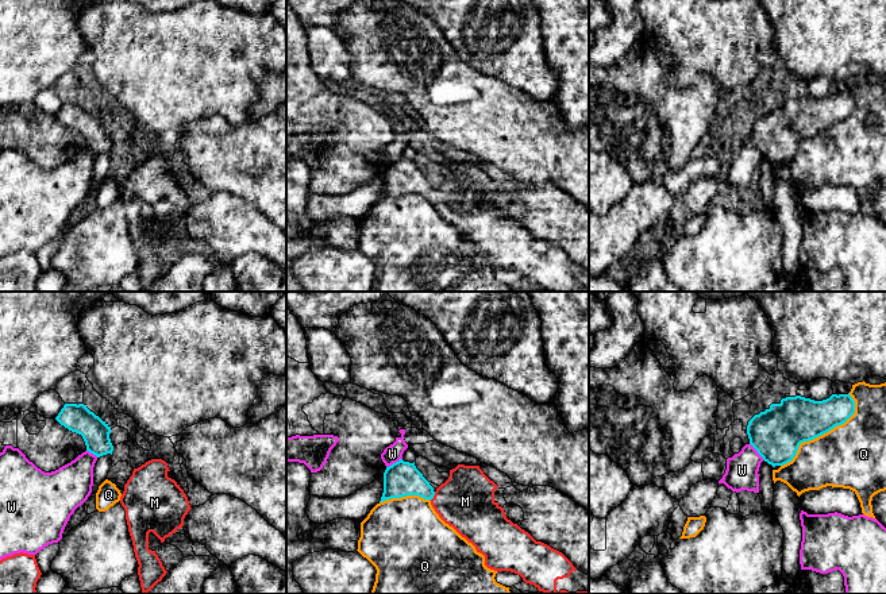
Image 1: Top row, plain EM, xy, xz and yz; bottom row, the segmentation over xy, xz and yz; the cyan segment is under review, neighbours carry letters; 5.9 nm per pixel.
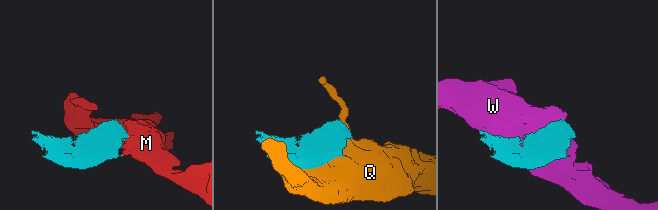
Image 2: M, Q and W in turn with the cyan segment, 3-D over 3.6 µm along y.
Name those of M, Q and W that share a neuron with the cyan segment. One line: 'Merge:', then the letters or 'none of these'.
Merge: M

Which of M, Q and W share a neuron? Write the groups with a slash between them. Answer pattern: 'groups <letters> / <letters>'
groups M / Q / W

